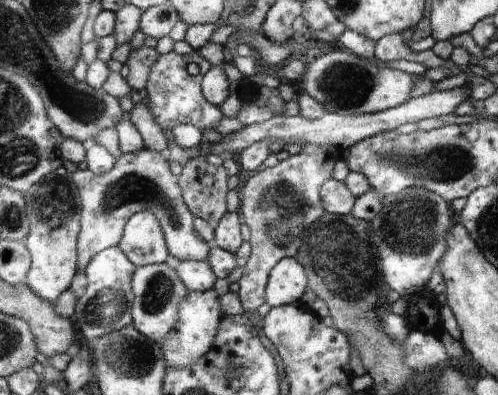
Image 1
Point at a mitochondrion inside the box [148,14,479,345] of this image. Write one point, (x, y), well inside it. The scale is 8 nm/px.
(341, 262)

